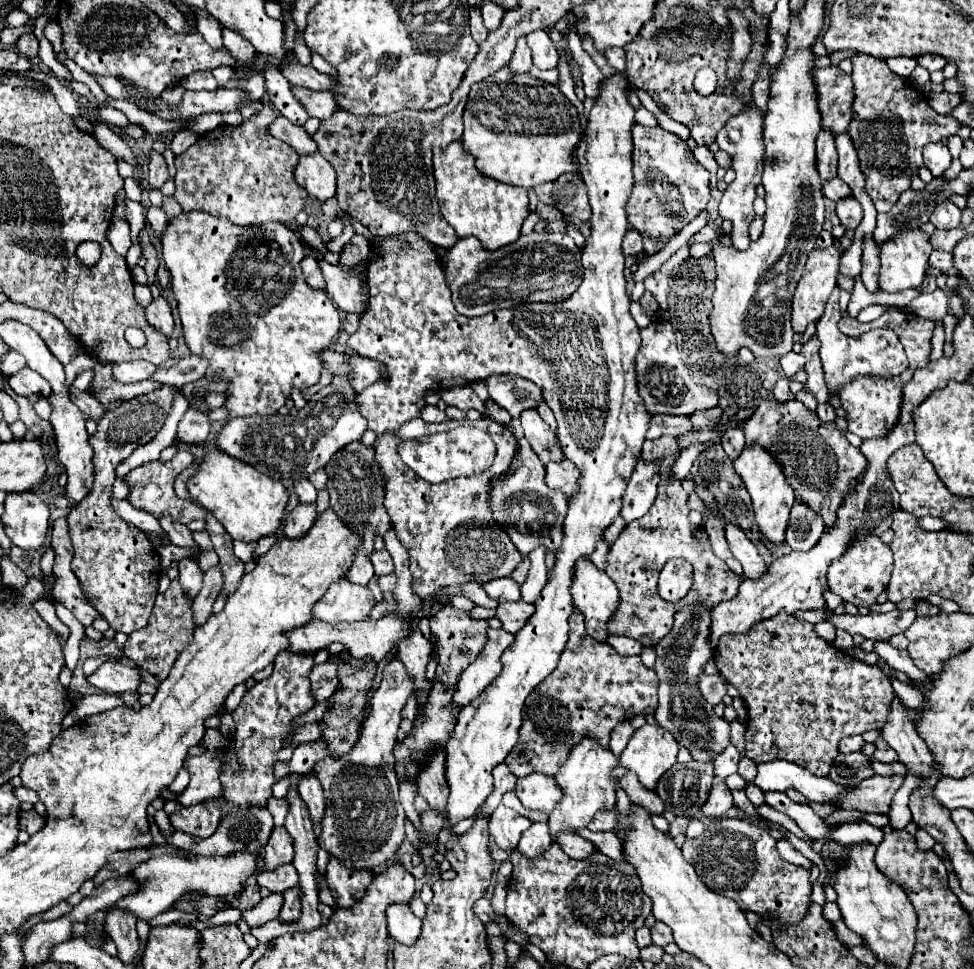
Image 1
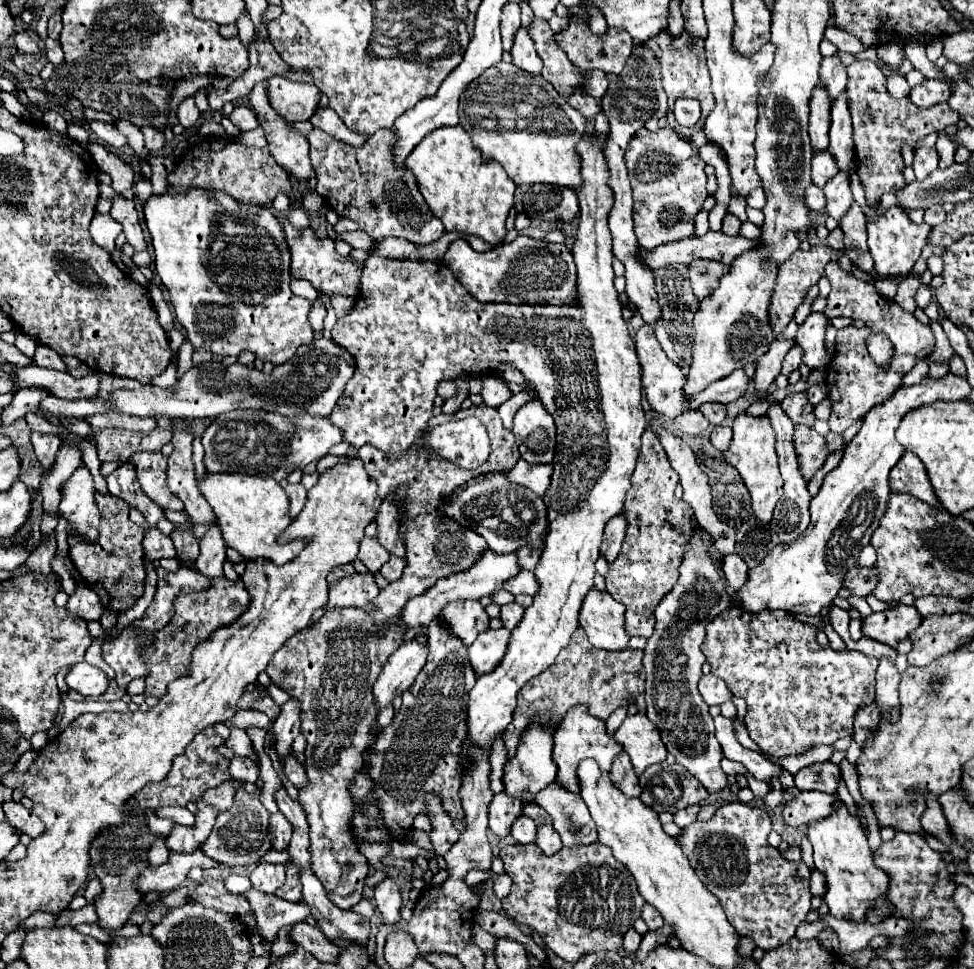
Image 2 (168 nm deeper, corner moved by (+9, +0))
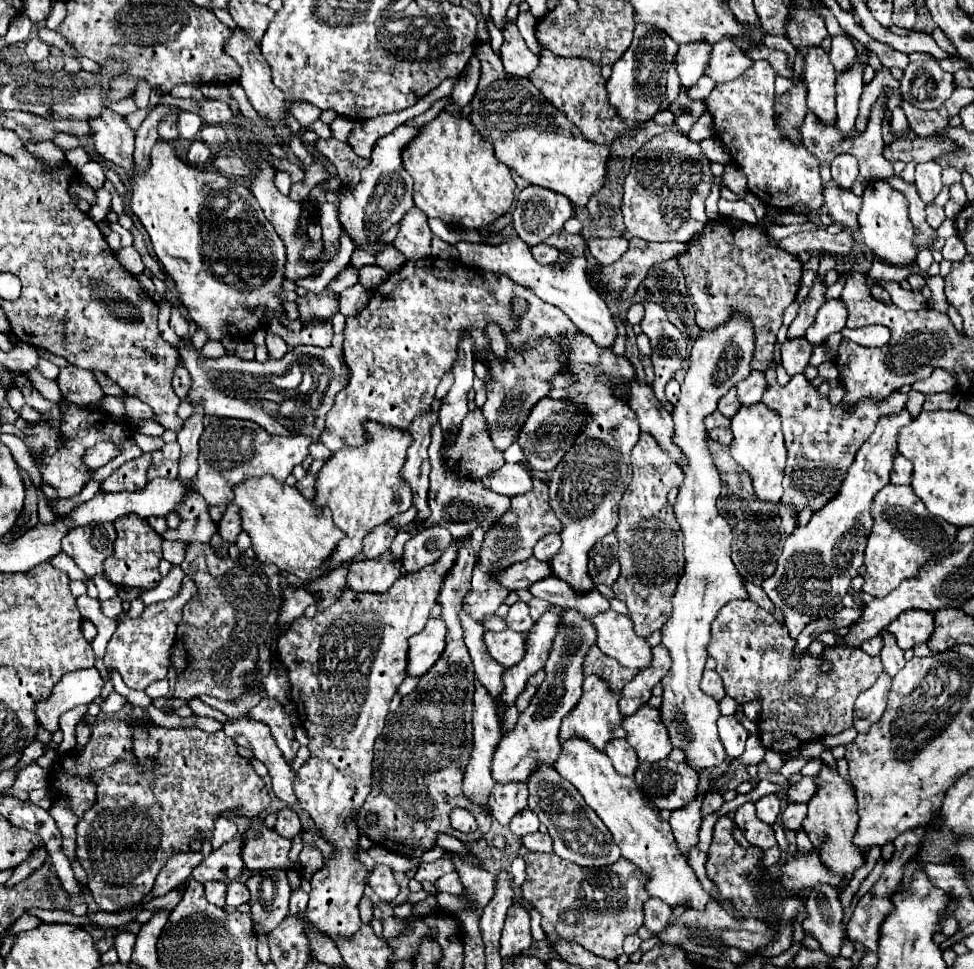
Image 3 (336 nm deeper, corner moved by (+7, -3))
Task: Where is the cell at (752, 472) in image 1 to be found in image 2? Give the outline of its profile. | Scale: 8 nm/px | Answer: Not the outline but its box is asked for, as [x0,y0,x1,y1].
[724,413,782,523]

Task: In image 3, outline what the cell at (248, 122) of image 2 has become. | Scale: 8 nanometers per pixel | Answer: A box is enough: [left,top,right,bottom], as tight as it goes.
[160,96,232,124]

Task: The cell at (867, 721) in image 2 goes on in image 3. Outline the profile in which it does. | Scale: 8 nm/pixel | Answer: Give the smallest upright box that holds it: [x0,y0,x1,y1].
[854,672,892,732]

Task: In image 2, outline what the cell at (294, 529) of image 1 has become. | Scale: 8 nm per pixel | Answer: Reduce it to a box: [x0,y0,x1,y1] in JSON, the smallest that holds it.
[286,485,306,519]

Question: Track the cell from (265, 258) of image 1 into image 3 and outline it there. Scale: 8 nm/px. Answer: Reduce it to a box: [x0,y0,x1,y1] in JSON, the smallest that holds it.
[130,142,286,340]

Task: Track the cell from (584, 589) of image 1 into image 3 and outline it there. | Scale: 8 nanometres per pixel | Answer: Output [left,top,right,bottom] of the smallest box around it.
[592,610,652,670]

